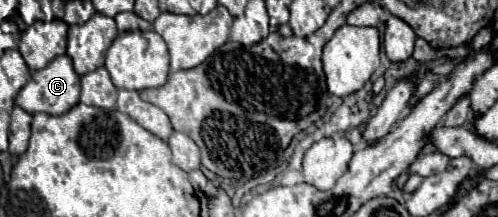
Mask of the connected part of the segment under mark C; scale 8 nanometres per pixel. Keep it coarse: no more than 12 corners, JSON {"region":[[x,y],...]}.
{"region":[[68,56],[32,72],[16,96],[28,114],[68,112],[80,76]]}

